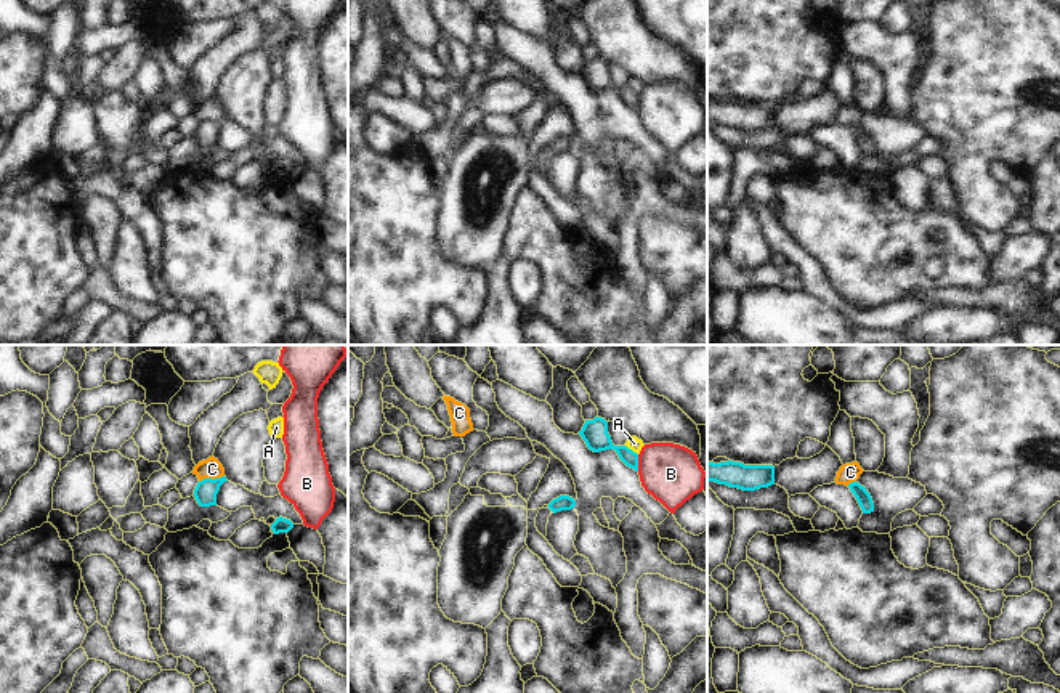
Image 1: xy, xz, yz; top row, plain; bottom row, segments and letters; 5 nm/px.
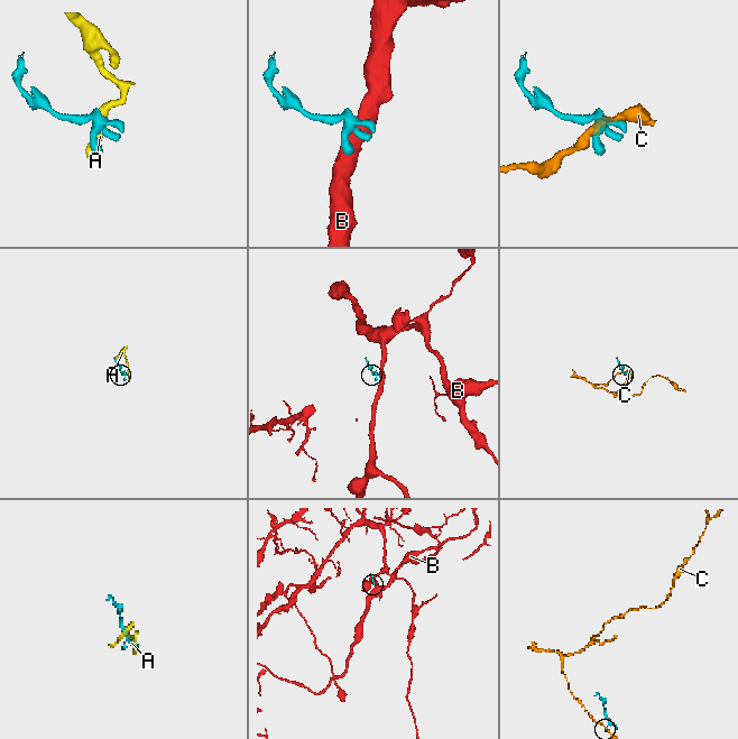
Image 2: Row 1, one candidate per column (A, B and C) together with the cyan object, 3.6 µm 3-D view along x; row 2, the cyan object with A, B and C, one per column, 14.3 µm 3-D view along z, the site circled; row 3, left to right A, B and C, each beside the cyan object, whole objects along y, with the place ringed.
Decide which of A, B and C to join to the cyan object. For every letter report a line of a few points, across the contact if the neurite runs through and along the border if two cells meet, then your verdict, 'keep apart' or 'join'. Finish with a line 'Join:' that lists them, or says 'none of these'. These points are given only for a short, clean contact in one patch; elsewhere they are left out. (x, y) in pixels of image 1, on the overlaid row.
A: line xz (626, 445), (637, 454); keep apart
B: line xz (637, 454), (639, 470); keep apart
C: line xy (223, 475), (199, 482); keep apart
Join: none of these

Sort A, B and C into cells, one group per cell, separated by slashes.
A / B / C

